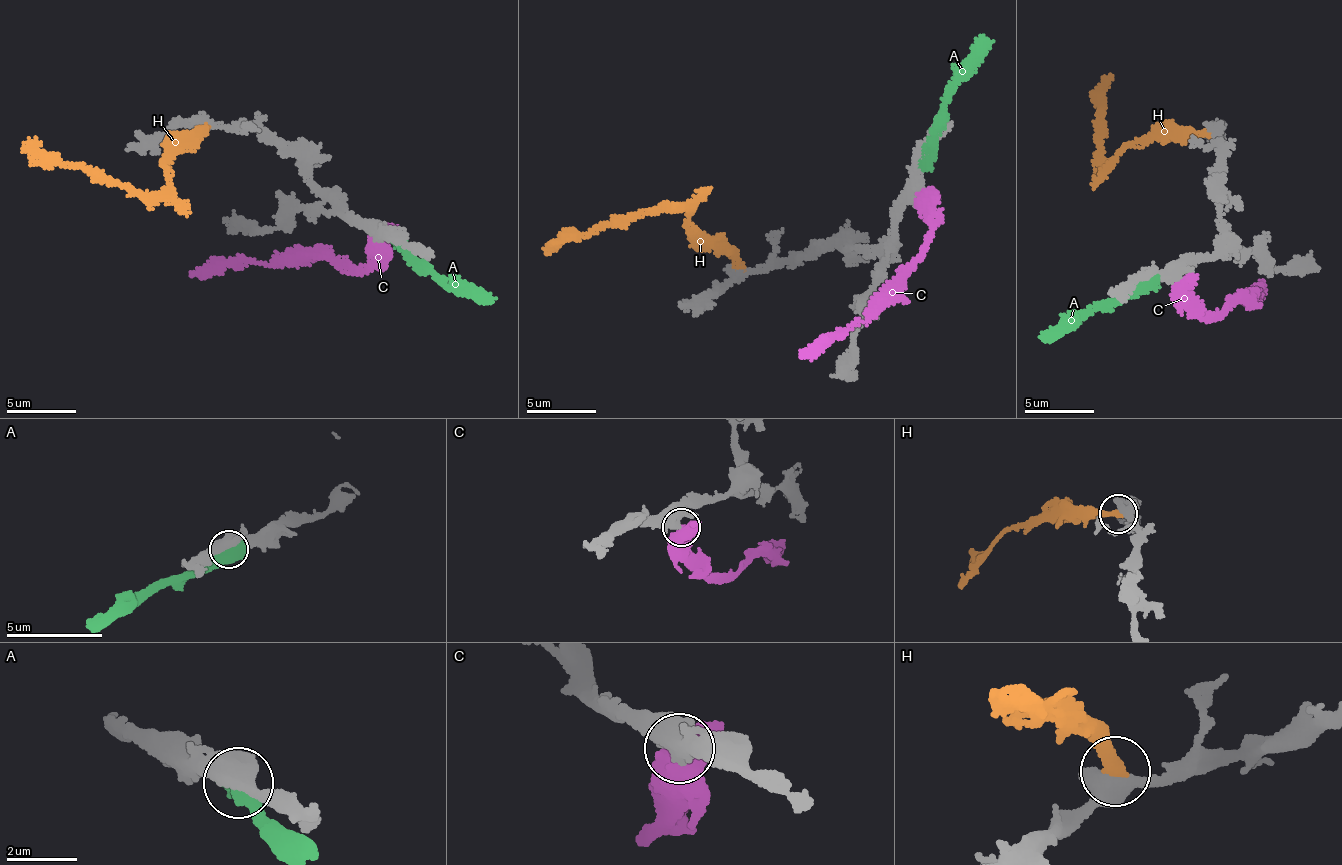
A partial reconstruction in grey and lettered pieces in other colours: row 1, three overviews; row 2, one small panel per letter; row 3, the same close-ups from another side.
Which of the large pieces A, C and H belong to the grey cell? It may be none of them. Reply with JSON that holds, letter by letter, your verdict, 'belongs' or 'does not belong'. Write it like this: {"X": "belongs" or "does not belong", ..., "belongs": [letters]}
{"A": "does not belong", "C": "does not belong", "H": "belongs", "belongs": ["H"]}

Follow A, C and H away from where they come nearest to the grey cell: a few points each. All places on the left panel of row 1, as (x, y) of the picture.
A: (398, 240), (453, 287), (488, 300)
C: (377, 234), (377, 251), (371, 263), (347, 264), (287, 255), (265, 262), (203, 270), (190, 275)
H: (204, 126), (185, 136), (160, 193), (134, 195), (93, 178), (79, 167), (49, 165), (23, 143)

